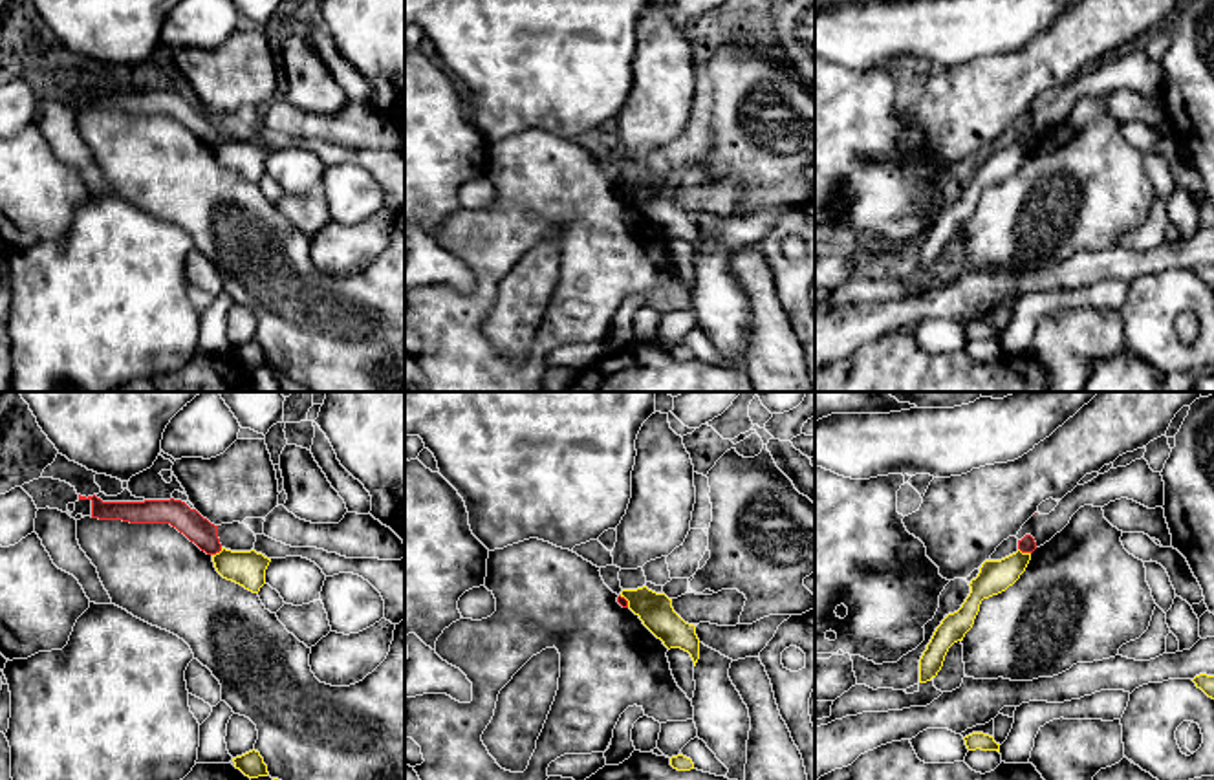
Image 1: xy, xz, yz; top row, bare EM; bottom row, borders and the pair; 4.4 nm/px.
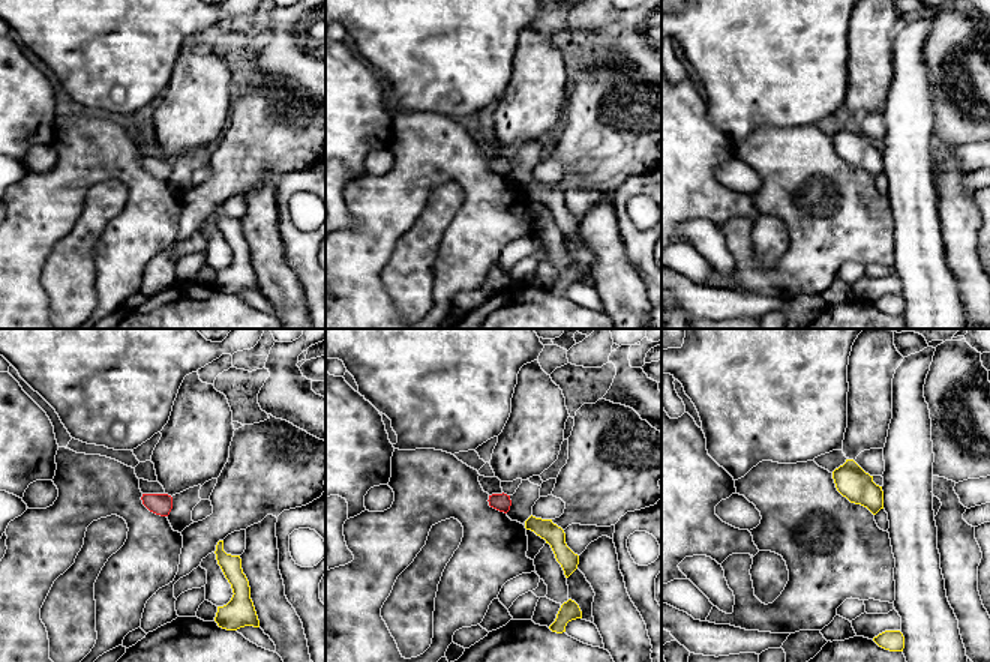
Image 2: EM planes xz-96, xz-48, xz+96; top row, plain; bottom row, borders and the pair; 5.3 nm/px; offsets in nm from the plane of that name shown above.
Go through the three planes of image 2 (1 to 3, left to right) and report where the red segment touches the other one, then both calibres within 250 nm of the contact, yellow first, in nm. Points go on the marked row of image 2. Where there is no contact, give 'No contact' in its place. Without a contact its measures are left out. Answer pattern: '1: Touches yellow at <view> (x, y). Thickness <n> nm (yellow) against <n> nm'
1: No contact
2: No contact
3: No contact

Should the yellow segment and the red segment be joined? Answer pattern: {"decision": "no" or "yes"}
{"decision": "no"}

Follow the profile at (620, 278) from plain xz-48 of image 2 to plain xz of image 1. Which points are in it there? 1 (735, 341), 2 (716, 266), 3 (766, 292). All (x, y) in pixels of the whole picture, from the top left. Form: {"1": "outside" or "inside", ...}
{"1": "outside", "2": "outside", "3": "inside"}

